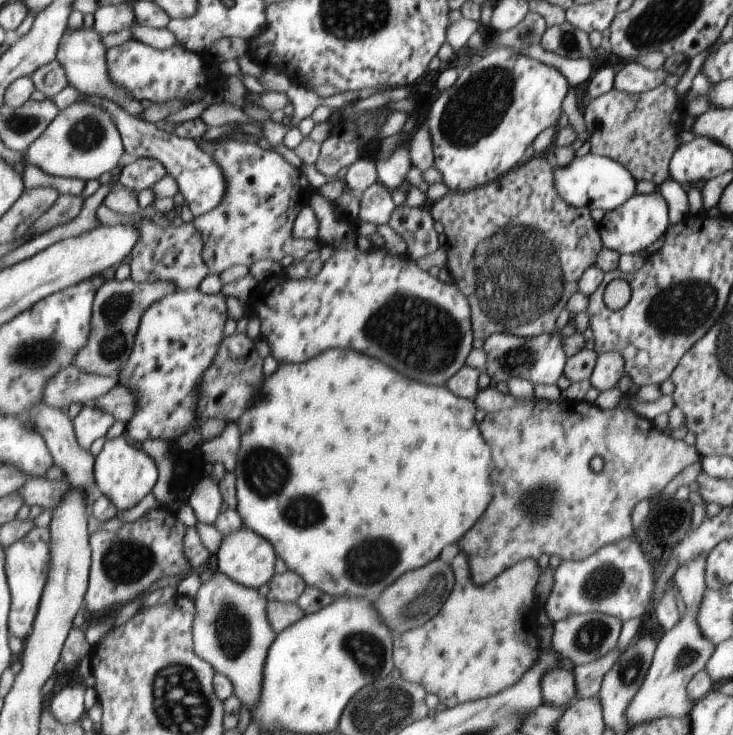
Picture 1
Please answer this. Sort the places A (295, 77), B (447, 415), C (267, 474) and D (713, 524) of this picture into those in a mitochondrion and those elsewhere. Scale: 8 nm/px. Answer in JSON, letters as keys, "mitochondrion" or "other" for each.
{"A":"other","B":"other","C":"mitochondrion","D":"other"}

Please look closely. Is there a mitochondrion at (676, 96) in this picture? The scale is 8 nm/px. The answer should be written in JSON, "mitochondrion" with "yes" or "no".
{"mitochondrion":"no"}

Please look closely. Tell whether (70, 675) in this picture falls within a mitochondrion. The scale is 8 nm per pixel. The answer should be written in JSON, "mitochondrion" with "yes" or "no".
{"mitochondrion":"no"}

